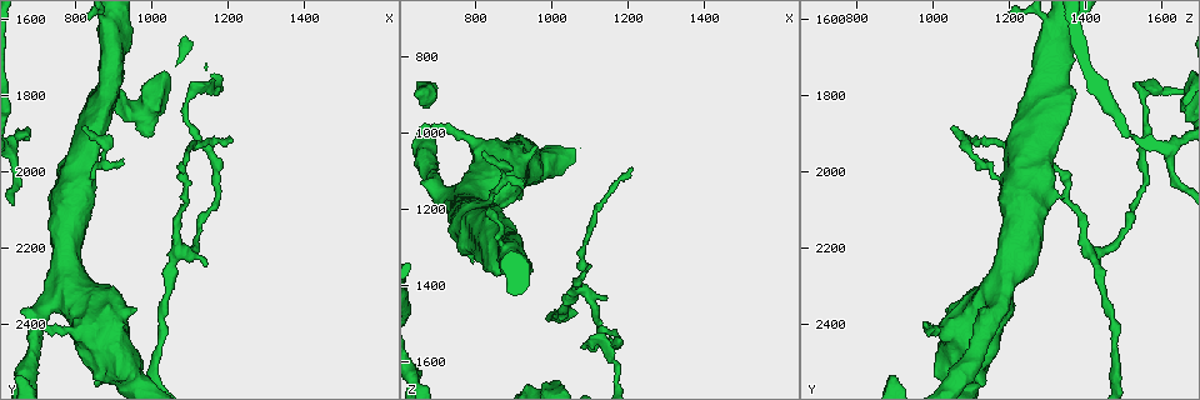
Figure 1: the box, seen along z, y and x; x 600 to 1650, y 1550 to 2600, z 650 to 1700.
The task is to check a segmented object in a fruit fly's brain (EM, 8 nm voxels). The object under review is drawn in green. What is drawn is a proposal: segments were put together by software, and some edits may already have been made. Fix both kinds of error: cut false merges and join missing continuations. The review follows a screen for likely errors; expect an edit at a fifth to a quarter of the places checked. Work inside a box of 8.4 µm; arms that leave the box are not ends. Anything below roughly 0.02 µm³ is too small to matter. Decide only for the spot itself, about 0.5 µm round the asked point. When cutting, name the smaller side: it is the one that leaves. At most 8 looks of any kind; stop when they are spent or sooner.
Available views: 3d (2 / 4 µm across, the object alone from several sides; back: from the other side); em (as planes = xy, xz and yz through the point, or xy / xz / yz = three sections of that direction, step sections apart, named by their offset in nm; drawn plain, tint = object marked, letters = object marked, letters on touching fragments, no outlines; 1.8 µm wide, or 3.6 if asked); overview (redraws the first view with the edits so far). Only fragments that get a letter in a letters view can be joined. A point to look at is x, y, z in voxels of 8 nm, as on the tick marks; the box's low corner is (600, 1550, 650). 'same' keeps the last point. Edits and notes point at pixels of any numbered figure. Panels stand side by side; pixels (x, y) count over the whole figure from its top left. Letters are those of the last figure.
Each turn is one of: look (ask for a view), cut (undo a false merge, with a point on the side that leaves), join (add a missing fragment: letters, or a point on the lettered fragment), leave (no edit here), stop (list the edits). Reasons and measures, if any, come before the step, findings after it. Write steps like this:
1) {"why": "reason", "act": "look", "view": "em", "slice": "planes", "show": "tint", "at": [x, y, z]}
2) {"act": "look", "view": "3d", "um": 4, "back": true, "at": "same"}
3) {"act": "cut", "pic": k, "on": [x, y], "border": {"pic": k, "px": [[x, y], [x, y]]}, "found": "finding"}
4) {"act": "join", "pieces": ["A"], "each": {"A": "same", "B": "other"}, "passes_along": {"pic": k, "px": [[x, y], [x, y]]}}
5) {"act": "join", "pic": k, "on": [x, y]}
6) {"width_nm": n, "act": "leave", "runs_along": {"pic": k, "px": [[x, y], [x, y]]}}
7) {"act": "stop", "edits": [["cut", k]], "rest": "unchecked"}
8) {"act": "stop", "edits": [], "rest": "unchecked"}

{"why": "calibre changes", "act": "look", "view": "em", "slice": "xz", "step": 8, "show": "tint", "at": [1065, 2220, 1410]}

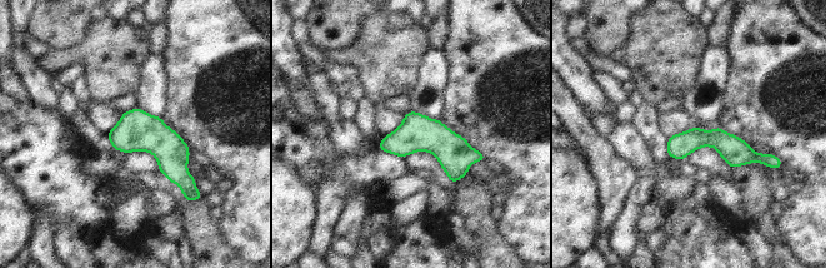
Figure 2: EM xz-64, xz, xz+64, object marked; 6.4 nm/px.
{"act": "look", "view": "em", "slice": "planes", "show": "letters", "at": "same"}

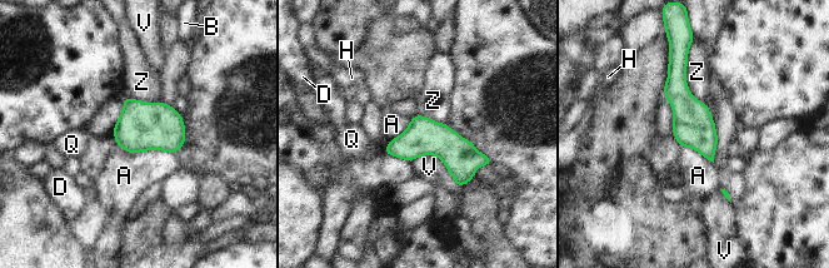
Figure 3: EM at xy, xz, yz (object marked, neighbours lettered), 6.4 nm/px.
{"act": "leave", "each": {"A": "other", "B": "other", "D": "other", "H": "other", "Q": "other", "V": "other", "Z": "other"}, "border": {"pic": 3, "px": [[111, 130], [130, 153], [174, 153]]}, "found": "all the same neuron"}

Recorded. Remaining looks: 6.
{"why": "an open end", "act": "look", "view": "3d", "um": 2, "at": [920, 1975, 1140]}

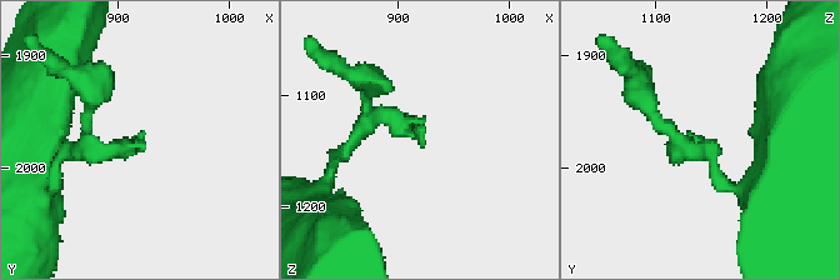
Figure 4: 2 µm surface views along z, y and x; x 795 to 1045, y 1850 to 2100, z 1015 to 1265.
{"why": "now the EM", "act": "look", "view": "em", "slice": "planes", "show": "letters", "at": [920, 1974, 1144]}

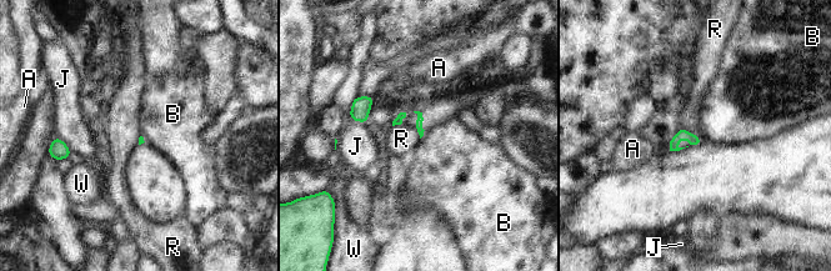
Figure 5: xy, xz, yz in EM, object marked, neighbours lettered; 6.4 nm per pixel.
{"act": "leave", "each": {"A": "other", "B": "other", "J": "other", "R": "other", "W": "other"}, "found": "none of them fits"}

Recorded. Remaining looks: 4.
{"why": "a narrow waist", "act": "look", "view": "3d", "um": 4, "at": [1165, 2075, 1530]}

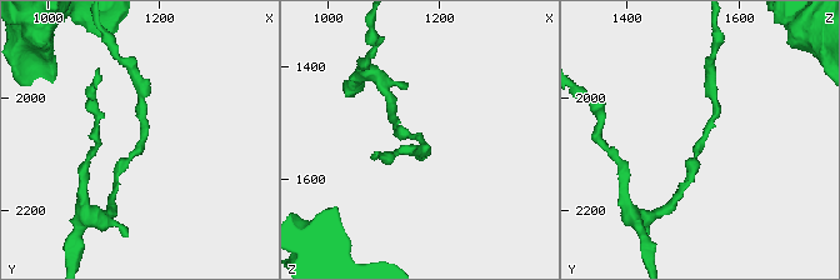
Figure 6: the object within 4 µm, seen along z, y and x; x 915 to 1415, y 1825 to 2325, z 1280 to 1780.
{"act": "look", "view": "em", "slice": "planes", "show": "letters", "at": [1165, 2065, 1535]}

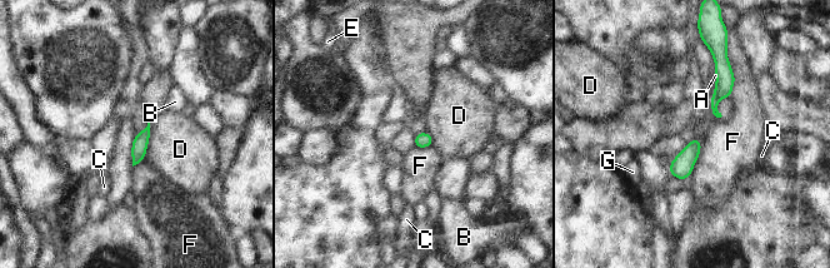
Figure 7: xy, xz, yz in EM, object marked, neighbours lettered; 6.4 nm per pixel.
{"longest_contact_nm": ["F", 280], "act": "leave", "each": {"A": "other", "B": "other", "C": "other", "D": "other", "E": "other", "F": "other", "G": "other"}, "border": {"pic": 7, "px": [[151, 120], [148, 149], [144, 158]]}, "found": "all the same neuron"}

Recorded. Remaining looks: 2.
{"act": "stop", "edits": [], "rest": "unchecked"}

